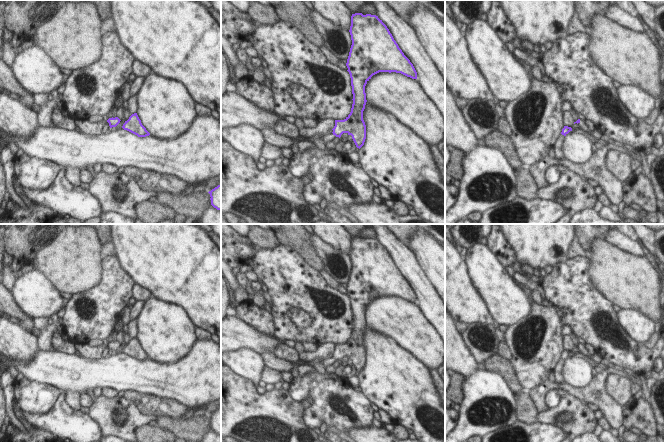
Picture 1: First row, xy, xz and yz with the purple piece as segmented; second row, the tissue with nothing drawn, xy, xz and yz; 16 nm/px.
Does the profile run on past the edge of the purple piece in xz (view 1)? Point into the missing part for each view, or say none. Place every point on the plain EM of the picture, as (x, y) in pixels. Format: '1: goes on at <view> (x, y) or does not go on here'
1: goes on at xz (328, 361)

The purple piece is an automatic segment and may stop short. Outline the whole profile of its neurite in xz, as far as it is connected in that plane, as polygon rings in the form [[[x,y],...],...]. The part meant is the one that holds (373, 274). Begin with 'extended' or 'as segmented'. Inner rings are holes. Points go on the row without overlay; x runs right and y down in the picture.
extended; [[[352,238],[349,256],[352,269],[346,290],[351,302],[353,328],[350,338],[344,344],[335,344],[333,356],[324,359],[322,364],[326,368],[347,357],[360,373],[366,363],[363,335],[367,306],[379,296],[401,297],[412,303],[417,303],[417,296],[378,240]]]

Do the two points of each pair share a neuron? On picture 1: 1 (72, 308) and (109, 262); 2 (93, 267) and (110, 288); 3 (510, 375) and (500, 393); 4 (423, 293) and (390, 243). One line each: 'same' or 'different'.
1: same
2: different
3: different
4: same

